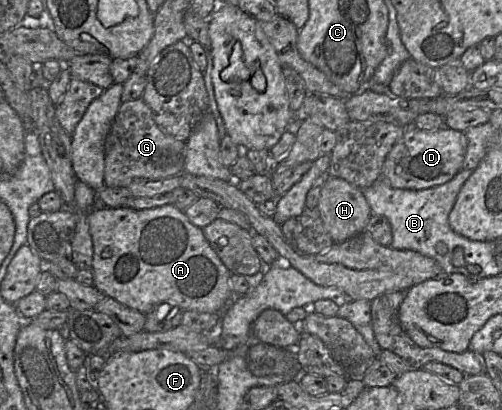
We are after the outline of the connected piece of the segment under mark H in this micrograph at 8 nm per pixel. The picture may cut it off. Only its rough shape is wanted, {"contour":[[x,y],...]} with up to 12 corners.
{"contour":[[331,175],[317,208],[335,244],[364,232],[361,189]]}

